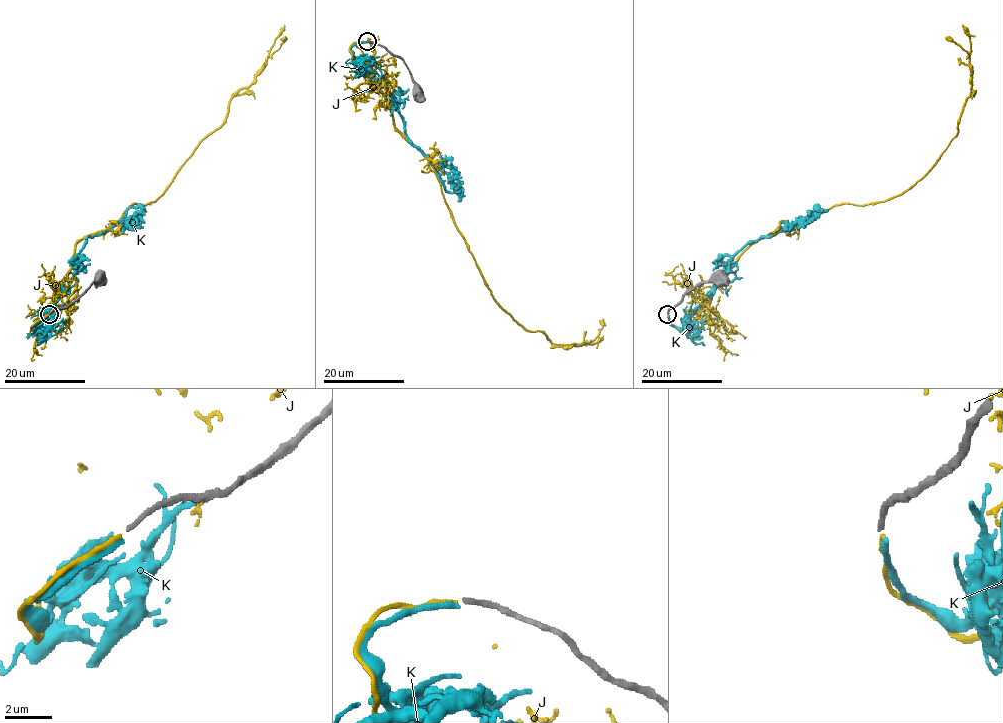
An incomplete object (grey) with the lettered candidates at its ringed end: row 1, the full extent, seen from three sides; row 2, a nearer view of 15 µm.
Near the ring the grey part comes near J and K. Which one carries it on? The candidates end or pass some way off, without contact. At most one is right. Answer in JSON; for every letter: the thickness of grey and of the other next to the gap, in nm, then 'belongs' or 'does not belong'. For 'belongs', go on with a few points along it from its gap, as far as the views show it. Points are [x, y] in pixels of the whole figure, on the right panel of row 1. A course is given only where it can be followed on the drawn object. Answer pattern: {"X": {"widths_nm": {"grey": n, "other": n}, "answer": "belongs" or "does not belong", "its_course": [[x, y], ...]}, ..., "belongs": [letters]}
{"J": {"widths_nm": {"grey": 190, "other": 180}, "answer": "does not belong"}, "K": {"widths_nm": {"grey": 190, "other": 280}, "answer": "does not belong"}, "belongs": []}

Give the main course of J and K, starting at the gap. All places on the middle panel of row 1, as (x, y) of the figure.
J: (366, 41), (352, 44), (352, 62), (434, 169), (494, 299), (554, 344), (596, 343), (603, 336)
K: (366, 41), (354, 44), (353, 55), (392, 96), (406, 136), (439, 172), (447, 175), (461, 201)

